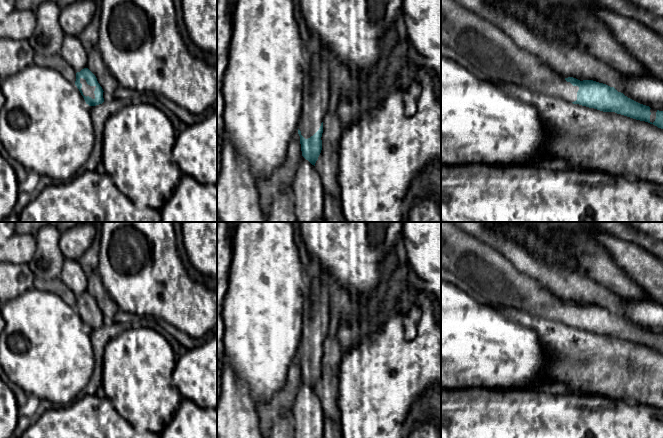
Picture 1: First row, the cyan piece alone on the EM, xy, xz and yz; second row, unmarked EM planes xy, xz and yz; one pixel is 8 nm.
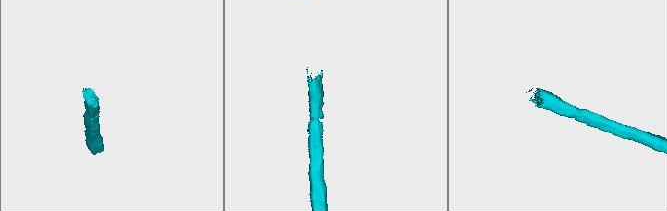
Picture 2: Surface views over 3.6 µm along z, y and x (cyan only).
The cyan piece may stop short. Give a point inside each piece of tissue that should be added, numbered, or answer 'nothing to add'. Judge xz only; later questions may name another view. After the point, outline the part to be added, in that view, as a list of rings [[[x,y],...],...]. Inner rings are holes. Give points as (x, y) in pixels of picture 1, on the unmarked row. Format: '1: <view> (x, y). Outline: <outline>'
1: xz (316, 314). Outline: [[[321,268],[318,278],[306,284],[302,337],[298,348],[298,353],[305,363],[319,354],[328,334],[332,315],[330,284],[328,272],[324,268]]]

